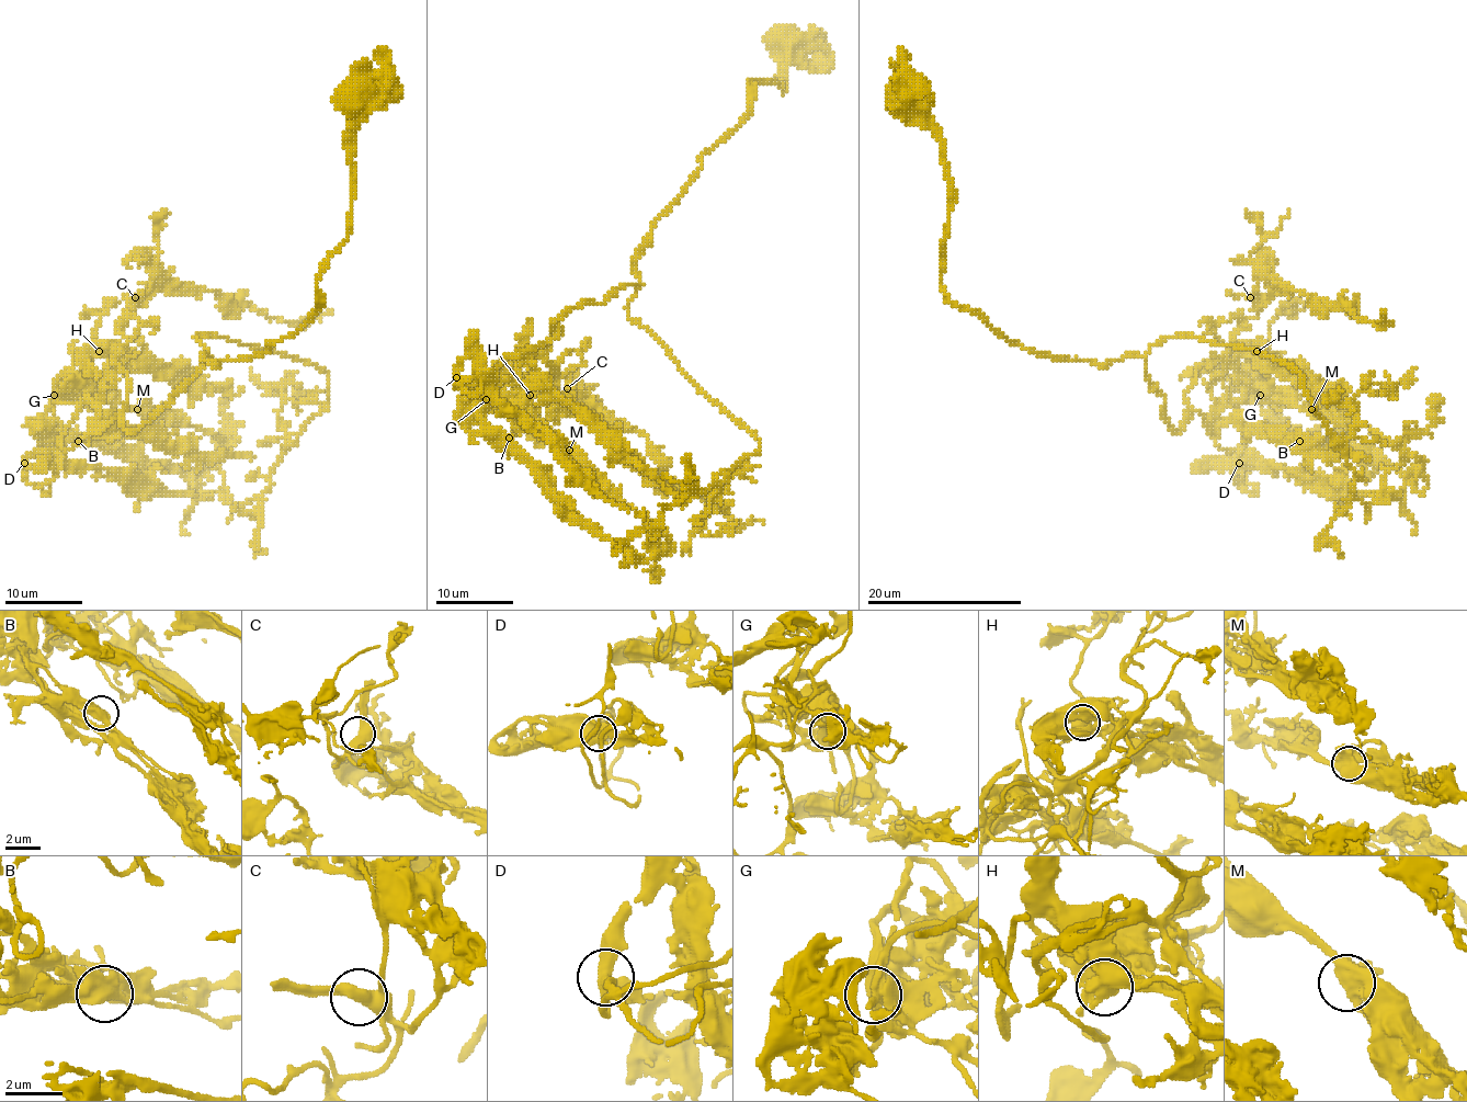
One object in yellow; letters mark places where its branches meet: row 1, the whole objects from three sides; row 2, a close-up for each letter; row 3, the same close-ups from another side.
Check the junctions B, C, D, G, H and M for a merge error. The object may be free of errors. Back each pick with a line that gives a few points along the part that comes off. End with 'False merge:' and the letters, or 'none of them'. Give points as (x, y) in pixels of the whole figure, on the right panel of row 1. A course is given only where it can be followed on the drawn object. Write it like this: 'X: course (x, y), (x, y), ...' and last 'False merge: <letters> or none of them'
False merge: none of them

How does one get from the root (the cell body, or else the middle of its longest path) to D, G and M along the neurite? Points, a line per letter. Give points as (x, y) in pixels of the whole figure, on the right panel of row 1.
D: (899, 97), (942, 149), (944, 294), (1043, 353), (1143, 355), (1170, 425), (1195, 409), (1239, 487), (1239, 464)
G: (899, 97), (942, 149), (952, 302), (1043, 353), (1143, 355), (1178, 433), (1193, 409), (1208, 425), (1261, 394)
M: (899, 97), (942, 149), (952, 302), (1043, 353), (1143, 355), (1178, 433), (1249, 386), (1310, 409)

